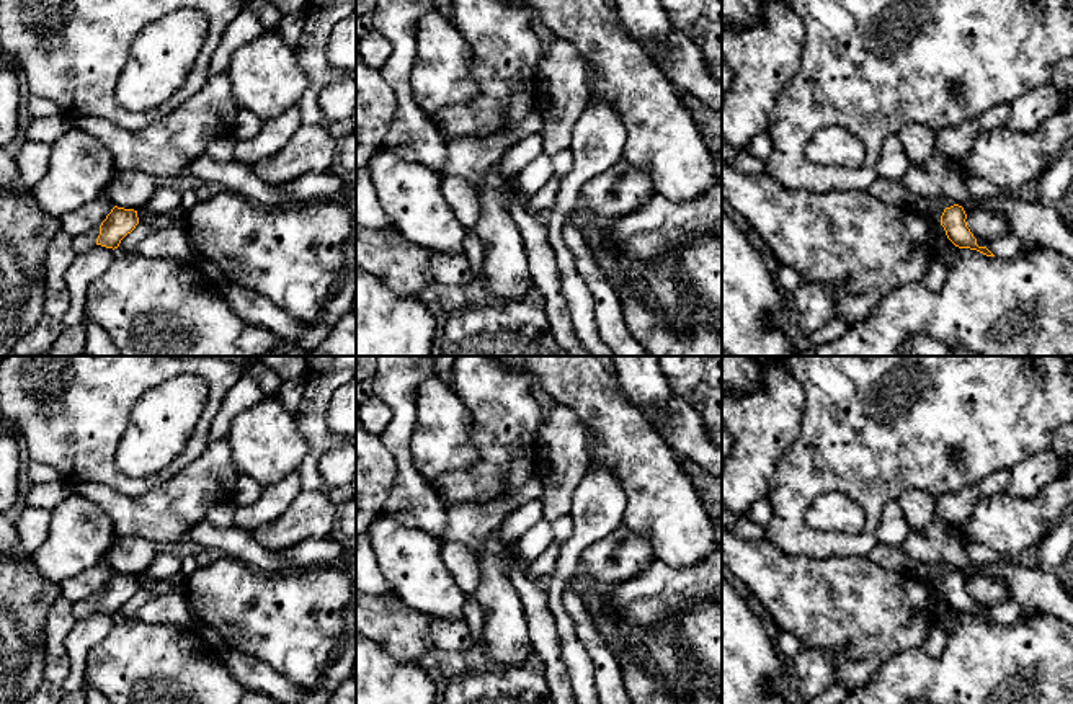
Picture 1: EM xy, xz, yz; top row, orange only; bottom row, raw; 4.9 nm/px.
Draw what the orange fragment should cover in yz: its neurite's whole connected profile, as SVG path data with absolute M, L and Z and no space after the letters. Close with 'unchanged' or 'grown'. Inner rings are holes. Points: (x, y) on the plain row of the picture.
M959 570L944 575L941 581L941 591L944 593L947 604L959 614L970 614L986 622L995 622L986 613L977 611L977 604L967 593L965 585L967 580Z; unchanged

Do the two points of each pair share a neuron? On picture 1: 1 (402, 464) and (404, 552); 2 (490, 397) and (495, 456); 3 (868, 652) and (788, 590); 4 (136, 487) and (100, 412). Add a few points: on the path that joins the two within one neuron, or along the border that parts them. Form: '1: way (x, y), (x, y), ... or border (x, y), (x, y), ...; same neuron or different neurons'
1: border (382, 512), (404, 525), (423, 530), (440, 541); different neurons
2: way (494, 412), (495, 441); same neuron
3: way (848, 632), (815, 600), (807, 597); same neuron
4: way (115, 476), (100, 461), (100, 433); same neuron

